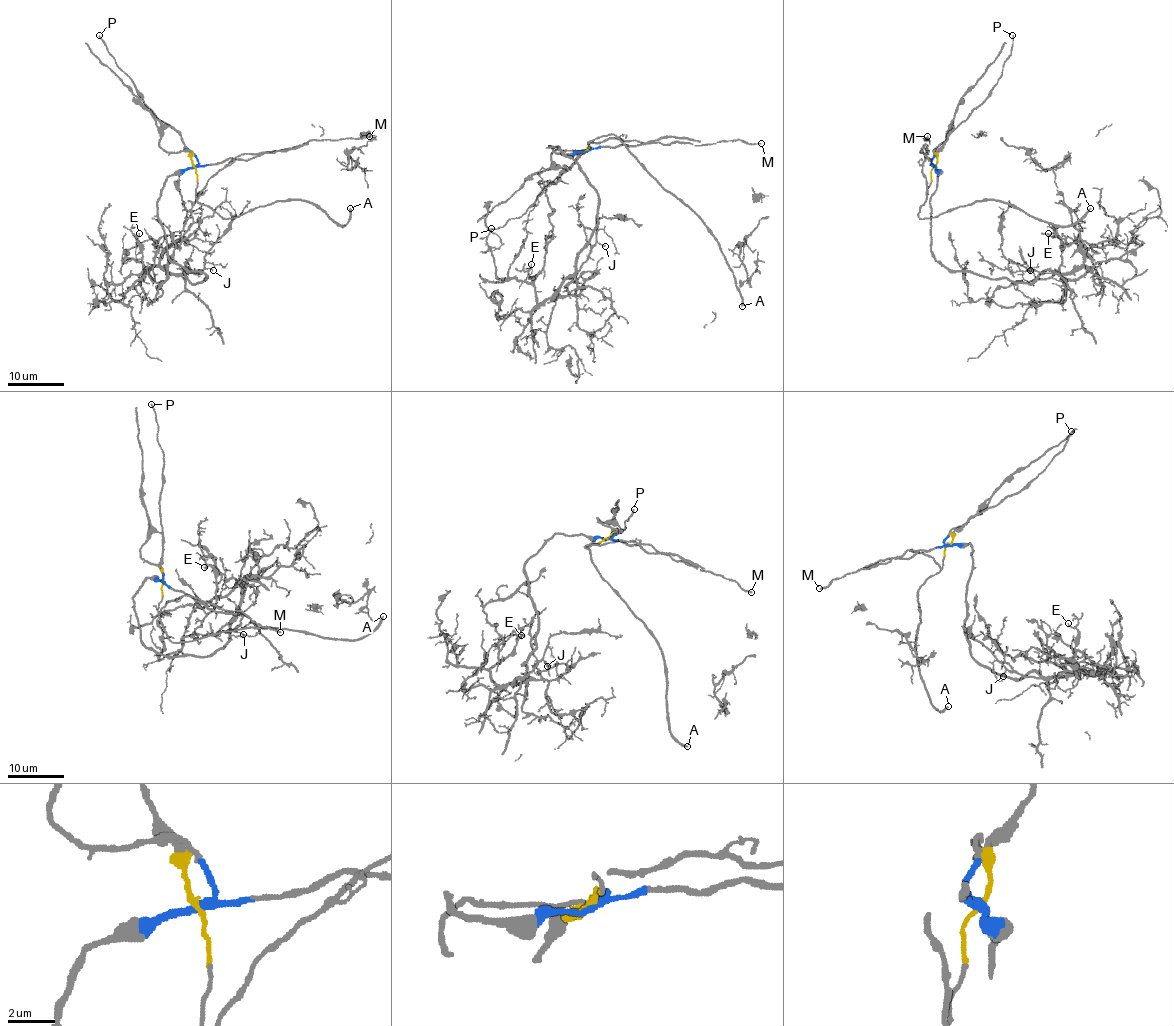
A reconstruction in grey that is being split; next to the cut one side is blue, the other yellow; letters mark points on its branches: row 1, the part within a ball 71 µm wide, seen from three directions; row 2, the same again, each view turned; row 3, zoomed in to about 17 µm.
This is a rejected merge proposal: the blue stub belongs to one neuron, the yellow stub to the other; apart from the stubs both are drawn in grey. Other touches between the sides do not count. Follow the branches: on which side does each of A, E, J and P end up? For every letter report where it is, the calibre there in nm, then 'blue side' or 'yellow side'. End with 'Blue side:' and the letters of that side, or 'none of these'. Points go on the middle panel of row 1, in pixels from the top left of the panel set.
A: (742, 306) | 240 nm | yellow side
E: (531, 264) | 130 nm | blue side
J: (605, 246) | 140 nm | blue side
P: (491, 228) | 190 nm | yellow side
Blue side: E, J

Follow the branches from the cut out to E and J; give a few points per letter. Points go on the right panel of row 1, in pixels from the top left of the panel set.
E: (934, 167), (931, 255), (950, 271), (1031, 283), (1084, 266), (1076, 279), (1059, 272), (1061, 241), (1048, 233)
J: (934, 167), (931, 255), (950, 271), (972, 271), (993, 279), (1031, 283), (1045, 271), (1052, 272), (1030, 269)

